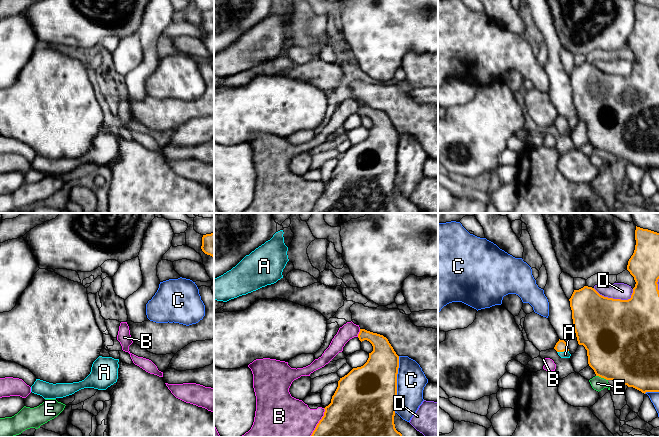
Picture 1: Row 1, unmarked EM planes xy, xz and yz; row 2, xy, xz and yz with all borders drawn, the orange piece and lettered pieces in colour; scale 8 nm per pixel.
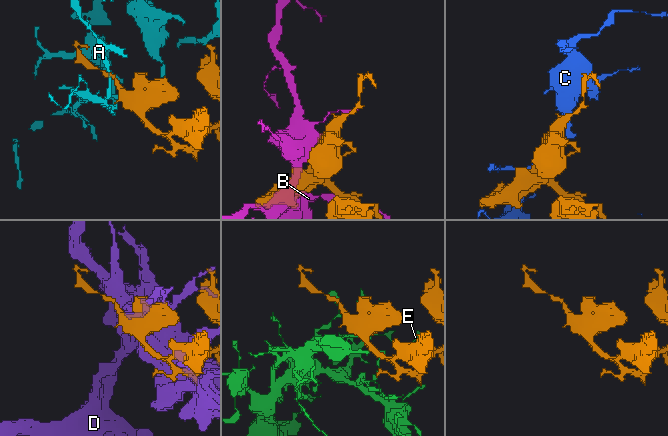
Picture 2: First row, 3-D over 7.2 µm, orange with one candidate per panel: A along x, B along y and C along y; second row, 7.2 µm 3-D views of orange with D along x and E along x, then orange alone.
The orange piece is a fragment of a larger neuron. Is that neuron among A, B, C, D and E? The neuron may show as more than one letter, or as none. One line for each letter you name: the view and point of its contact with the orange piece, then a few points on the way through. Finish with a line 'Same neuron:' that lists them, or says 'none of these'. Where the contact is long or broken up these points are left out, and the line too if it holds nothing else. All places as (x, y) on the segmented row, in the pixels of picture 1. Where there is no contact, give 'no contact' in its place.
A: contact yz (562, 351); way yz (561, 346), (562, 351), (565, 354)
Same neuron: A

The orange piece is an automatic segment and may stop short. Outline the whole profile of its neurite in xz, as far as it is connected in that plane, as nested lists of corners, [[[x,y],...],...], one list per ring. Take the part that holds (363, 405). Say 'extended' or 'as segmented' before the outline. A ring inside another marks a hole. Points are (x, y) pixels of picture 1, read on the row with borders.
as segmented; [[[360,329],[359,340],[369,341],[373,351],[367,362],[340,378],[324,416],[310,437],[402,437],[394,424],[399,356],[383,335]]]

